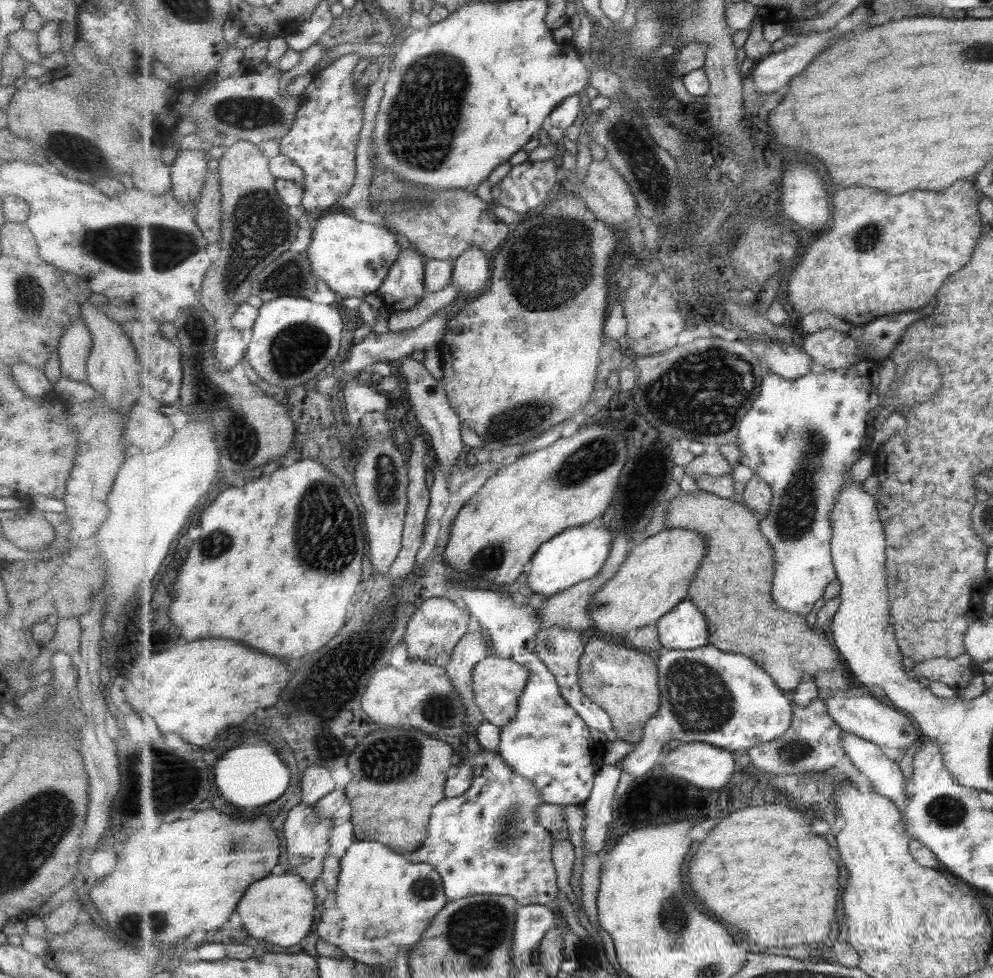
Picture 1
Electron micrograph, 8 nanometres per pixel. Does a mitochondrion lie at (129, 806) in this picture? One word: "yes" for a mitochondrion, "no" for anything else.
no

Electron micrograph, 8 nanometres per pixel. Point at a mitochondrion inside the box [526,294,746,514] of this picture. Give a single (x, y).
(578, 467)

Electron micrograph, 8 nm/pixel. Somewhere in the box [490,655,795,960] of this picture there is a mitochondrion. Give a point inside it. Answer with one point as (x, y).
(670, 909)

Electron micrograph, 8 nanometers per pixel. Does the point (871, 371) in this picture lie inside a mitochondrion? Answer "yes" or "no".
no

